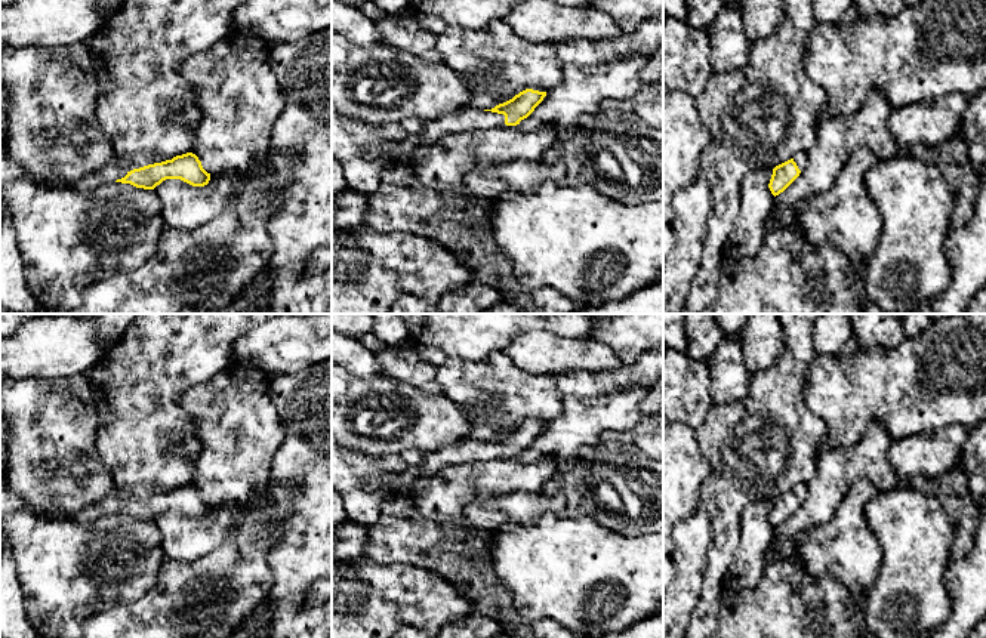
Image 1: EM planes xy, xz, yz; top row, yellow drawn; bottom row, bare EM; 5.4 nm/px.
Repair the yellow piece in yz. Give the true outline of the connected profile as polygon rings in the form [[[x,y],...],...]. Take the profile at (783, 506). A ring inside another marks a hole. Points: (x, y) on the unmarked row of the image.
[[[796,484],[791,491],[776,497],[768,515],[771,525],[776,528],[783,524],[807,499],[808,486]]]

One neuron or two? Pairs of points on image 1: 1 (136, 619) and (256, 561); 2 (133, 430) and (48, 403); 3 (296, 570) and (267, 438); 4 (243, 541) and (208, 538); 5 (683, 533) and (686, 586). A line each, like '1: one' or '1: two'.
1: one
2: two
3: two
4: two
5: one

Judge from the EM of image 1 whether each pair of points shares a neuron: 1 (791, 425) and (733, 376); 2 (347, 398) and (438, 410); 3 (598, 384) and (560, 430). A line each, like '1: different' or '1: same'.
1: different
2: same
3: different

